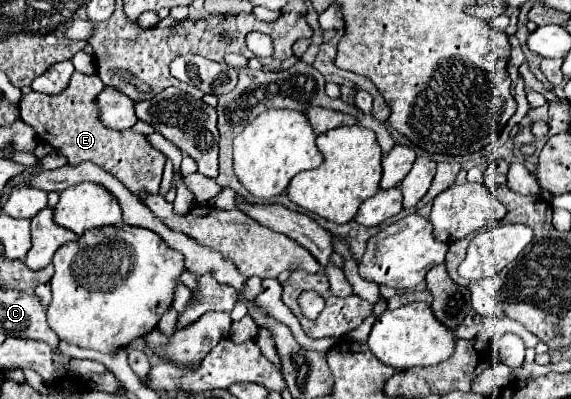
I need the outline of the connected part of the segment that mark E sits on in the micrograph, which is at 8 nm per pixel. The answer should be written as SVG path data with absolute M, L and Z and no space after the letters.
M74 72L72 84L60 96L44 96L38 92L22 95L18 104L19 115L38 132L42 142L62 152L72 166L94 162L116 176L132 194L140 192L140 188L144 188L146 192L158 192L164 170L164 154L156 150L144 134L136 134L132 130L110 130L100 122L96 98L102 90L104 84L96 74L86 76Z

